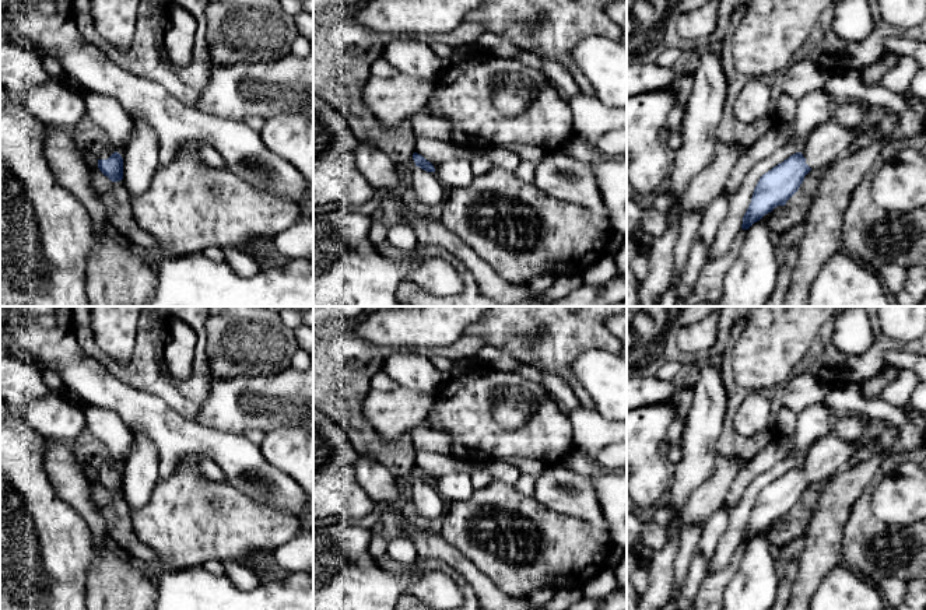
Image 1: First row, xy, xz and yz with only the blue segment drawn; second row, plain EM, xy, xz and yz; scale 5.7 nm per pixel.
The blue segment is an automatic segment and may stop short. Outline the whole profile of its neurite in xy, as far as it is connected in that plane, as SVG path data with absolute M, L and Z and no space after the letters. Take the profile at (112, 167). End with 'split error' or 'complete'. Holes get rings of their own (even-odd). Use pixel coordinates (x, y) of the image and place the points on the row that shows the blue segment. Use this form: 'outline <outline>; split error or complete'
outline M112 147L98 155L98 168L112 182L123 179L123 158Z; split error

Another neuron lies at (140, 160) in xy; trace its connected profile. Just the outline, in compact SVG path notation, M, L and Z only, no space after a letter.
M133 120L133 125L133 139L122 155L123 182L131 200L150 187L159 166L159 140L155 130L141 120Z

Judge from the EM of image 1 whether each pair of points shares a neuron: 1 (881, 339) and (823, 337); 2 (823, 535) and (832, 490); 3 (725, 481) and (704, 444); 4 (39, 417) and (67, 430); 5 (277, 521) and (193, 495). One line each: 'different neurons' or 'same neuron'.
1: same neuron
2: same neuron
3: different neurons
4: same neuron
5: same neuron

